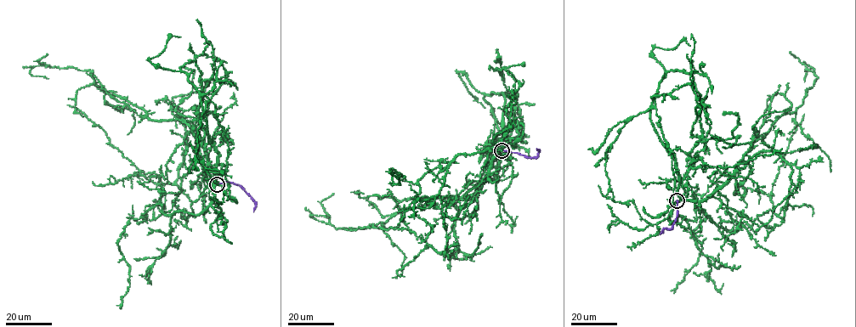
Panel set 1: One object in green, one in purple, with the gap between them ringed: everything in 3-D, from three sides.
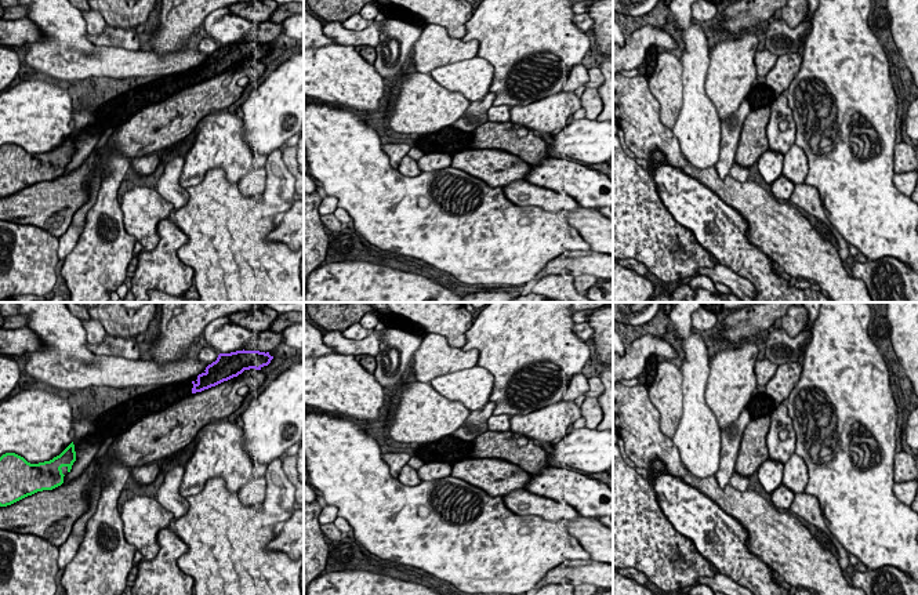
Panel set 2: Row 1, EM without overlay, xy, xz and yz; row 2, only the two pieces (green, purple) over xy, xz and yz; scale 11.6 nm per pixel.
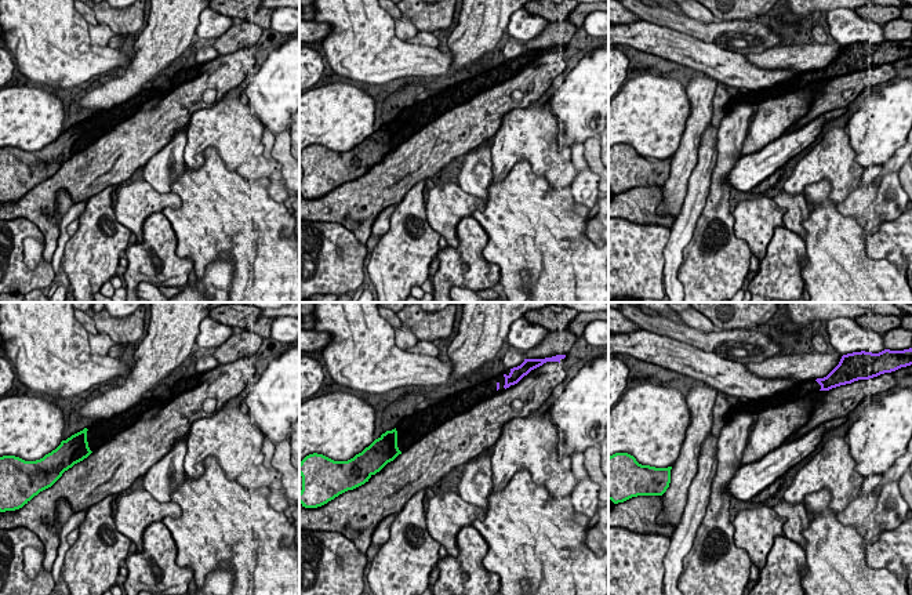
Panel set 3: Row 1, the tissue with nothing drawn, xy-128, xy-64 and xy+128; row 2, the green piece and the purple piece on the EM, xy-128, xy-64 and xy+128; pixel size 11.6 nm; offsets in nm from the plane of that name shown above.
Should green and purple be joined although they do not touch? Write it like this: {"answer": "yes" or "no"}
{"answer": "yes"}

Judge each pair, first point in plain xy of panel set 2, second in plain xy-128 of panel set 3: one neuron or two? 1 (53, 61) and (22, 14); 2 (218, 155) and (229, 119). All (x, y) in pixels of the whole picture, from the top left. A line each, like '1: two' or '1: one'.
1: one
2: one

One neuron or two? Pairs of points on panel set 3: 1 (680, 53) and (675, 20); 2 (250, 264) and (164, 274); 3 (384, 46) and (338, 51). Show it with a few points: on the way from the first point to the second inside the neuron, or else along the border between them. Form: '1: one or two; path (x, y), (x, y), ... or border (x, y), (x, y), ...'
1: two; border (645, 21), (667, 25), (707, 42)
2: two; border (177, 242), (177, 254), (192, 261), (193, 272)
3: one; path (373, 47), (358, 47), (349, 51)

